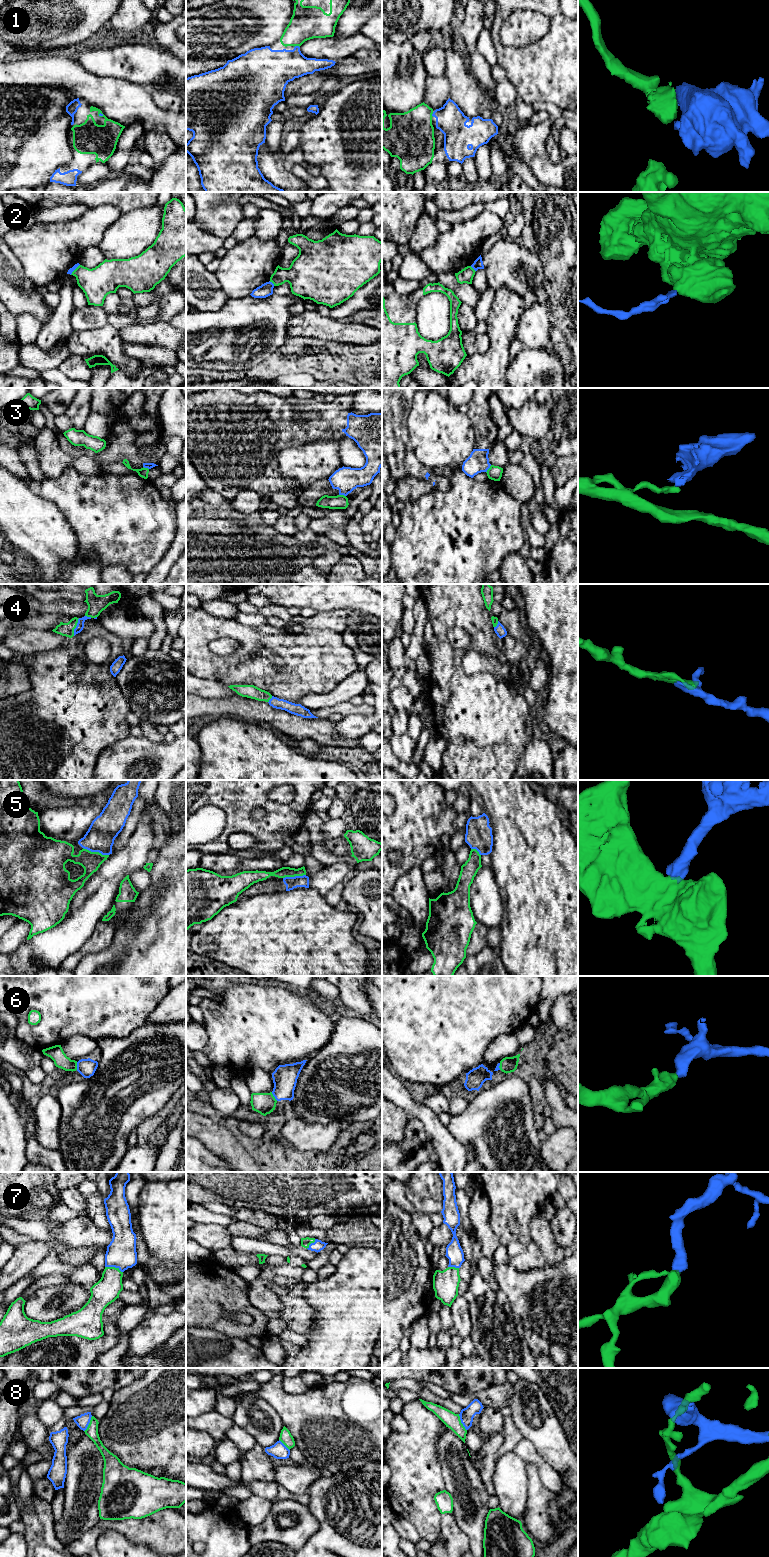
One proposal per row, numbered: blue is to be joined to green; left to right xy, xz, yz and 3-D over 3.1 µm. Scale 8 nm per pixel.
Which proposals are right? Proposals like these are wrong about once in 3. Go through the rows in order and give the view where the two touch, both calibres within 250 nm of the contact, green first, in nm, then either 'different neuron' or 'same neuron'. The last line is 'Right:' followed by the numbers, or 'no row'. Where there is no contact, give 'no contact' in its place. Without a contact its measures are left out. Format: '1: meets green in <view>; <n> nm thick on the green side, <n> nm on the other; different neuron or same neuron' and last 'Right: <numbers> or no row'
1: meets green in xz; 280 nm thick on the green side, 300 nm on the other; same neuron
2: meets green in xz; 260 nm thick on the green side, 110 nm on the other; different neuron
3: meets green in yz; 110 nm thick on the green side, 170 nm on the other; different neuron
4: meets green in xy; 110 nm thick on the green side, 60 nm on the other; same neuron
5: meets green in xy; 160 nm thick on the green side, 220 nm on the other; different neuron
6: meets green in xz; 180 nm thick on the green side, 190 nm on the other; same neuron
7: meets green in xy; 200 nm thick on the green side, 240 nm on the other; same neuron
8: meets green in yz; 120 nm thick on the green side, 120 nm on the other; different neuron
Right: 1, 4, 6, 7

